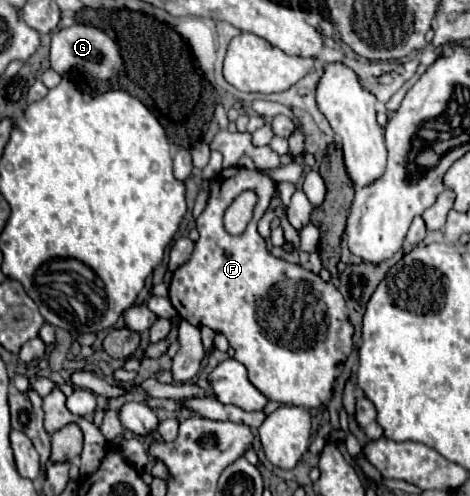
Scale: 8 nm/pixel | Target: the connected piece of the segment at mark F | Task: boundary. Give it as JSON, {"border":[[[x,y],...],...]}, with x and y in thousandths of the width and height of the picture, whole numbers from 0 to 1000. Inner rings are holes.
{"border":[[[491,335],[457,351],[445,367],[440,419],[419,440],[423,484],[402,528],[394,528],[385,540],[368,548],[360,597],[389,645],[419,661],[440,657],[460,671],[479,675],[489,700],[500,706],[498,722],[530,746],[534,774],[572,806],[645,823],[679,823],[704,806],[709,774],[730,750],[730,734],[751,706],[755,661],[734,629],[734,605],[709,569],[687,569],[679,552],[649,544],[636,532],[611,528],[602,520],[585,520],[568,504],[560,476],[547,468],[547,448],[564,431],[581,387],[585,363],[564,359],[547,343]],[[526,379],[543,379],[551,395],[543,435],[530,448],[521,472],[487,476],[470,456],[470,431],[491,411],[491,403]]]}

